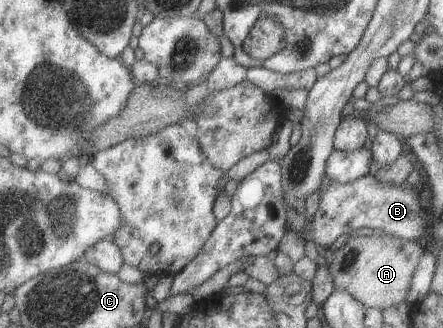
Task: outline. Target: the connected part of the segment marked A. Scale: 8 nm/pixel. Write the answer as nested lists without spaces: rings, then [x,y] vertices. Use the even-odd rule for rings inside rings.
[[[389,234],[351,237],[332,253],[329,269],[337,289],[350,291],[367,308],[385,309],[407,301],[415,271],[427,250],[422,242]]]

